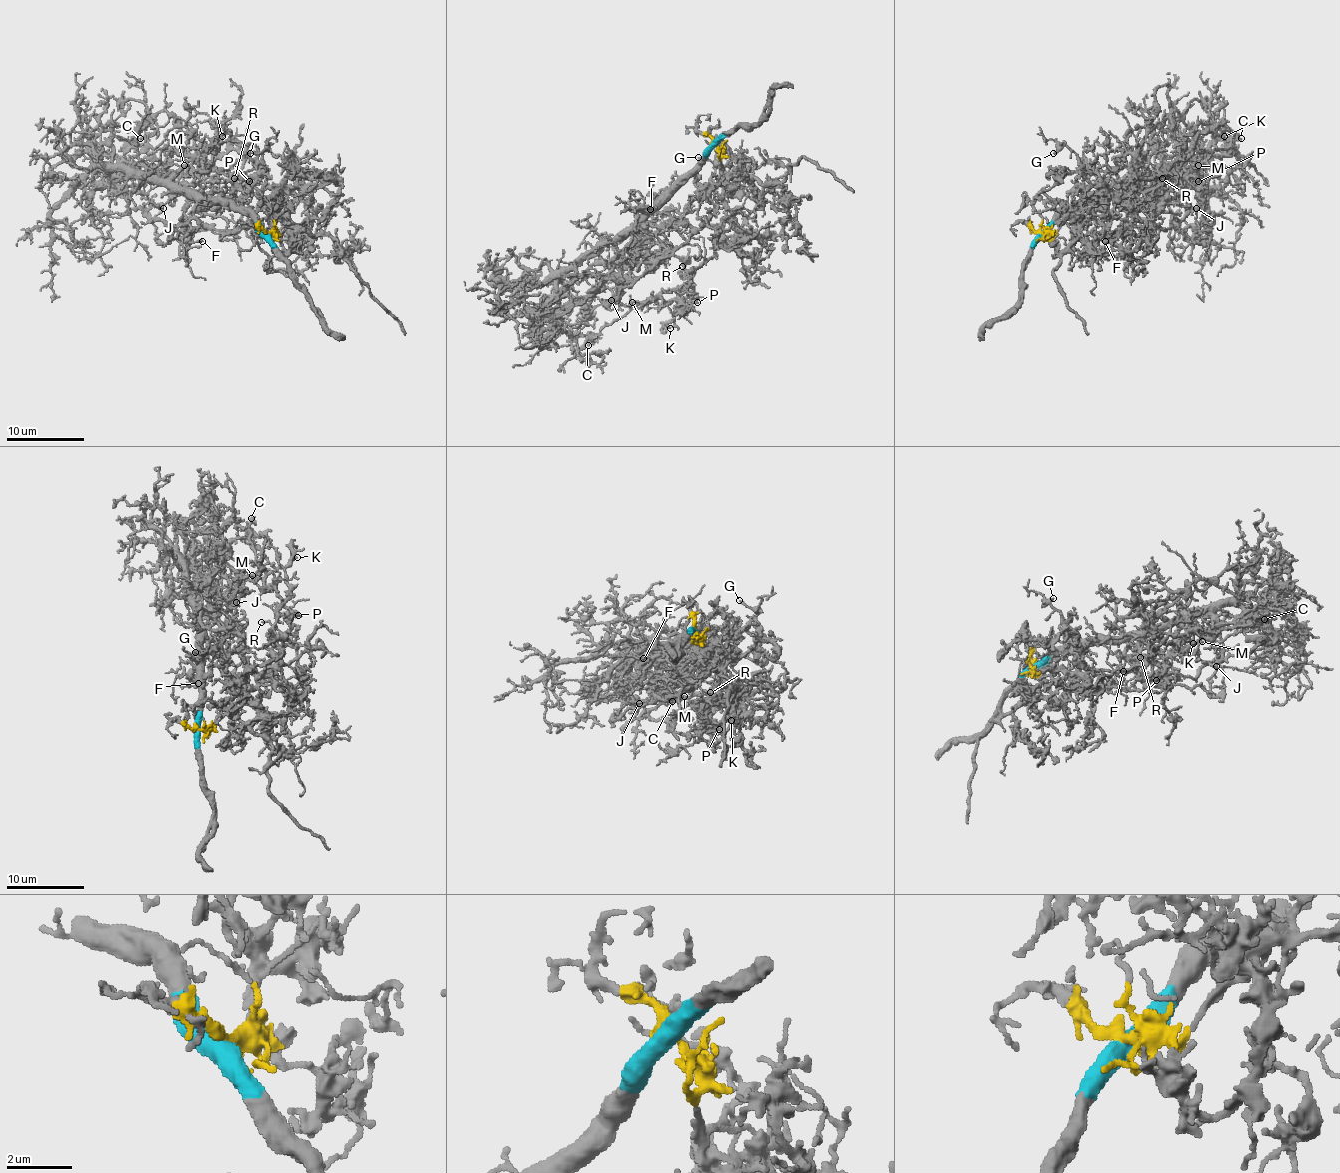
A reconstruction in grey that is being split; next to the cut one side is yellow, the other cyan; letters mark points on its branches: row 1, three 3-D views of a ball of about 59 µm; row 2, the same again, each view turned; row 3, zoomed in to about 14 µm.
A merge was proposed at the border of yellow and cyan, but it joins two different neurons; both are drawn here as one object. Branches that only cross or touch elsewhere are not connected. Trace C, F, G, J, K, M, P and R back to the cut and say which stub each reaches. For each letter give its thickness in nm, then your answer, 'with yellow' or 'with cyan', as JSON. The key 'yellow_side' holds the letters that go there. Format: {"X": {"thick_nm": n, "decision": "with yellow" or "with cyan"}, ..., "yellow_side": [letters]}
{"C": {"thick_nm": 150, "decision": "with yellow"}, "F": {"thick_nm": 130, "decision": "with cyan"}, "G": {"thick_nm": 160, "decision": "with yellow"}, "J": {"thick_nm": 130, "decision": "with yellow"}, "K": {"thick_nm": 150, "decision": "with yellow"}, "M": {"thick_nm": 140, "decision": "with yellow"}, "P": {"thick_nm": 140, "decision": "with yellow"}, "R": {"thick_nm": 120, "decision": "with yellow"}, "yellow_side": ["C", "G", "J", "K", "M", "P", "R"]}

